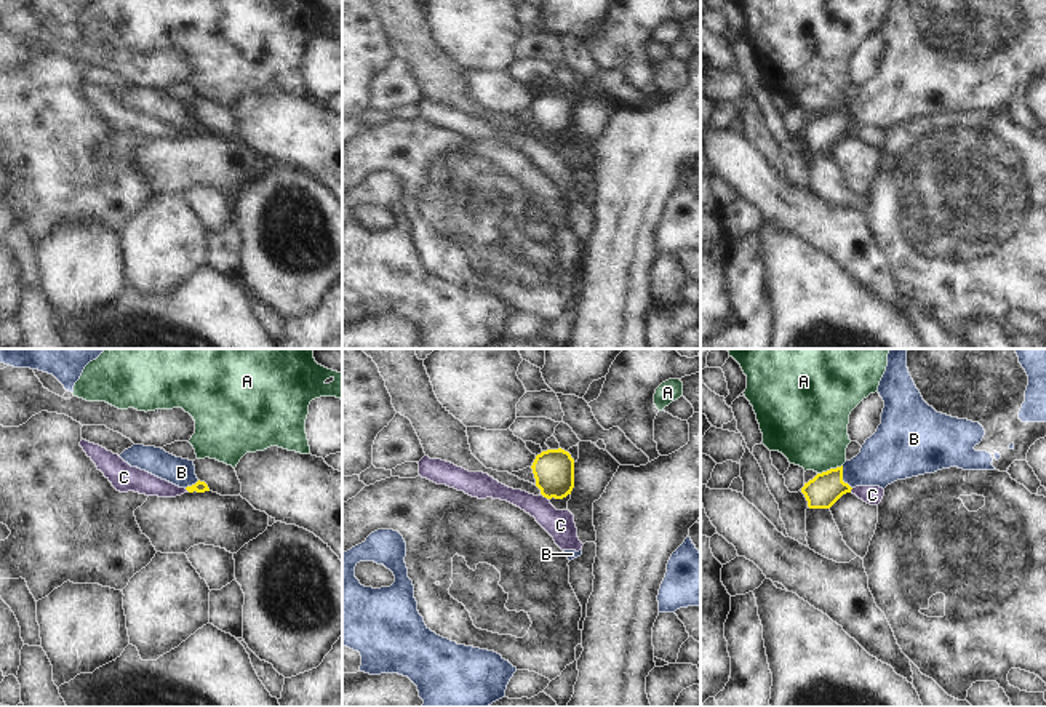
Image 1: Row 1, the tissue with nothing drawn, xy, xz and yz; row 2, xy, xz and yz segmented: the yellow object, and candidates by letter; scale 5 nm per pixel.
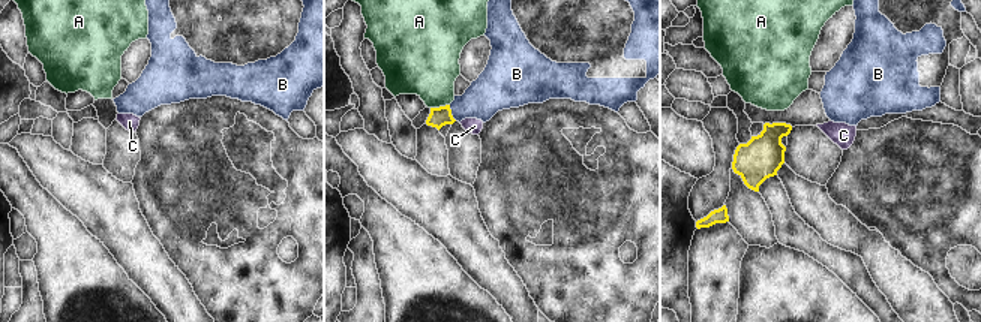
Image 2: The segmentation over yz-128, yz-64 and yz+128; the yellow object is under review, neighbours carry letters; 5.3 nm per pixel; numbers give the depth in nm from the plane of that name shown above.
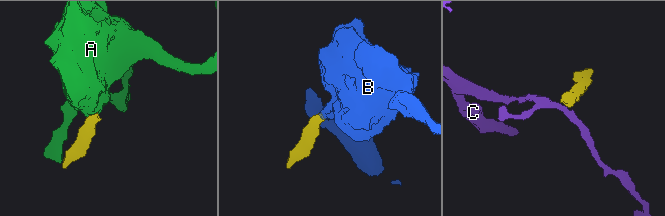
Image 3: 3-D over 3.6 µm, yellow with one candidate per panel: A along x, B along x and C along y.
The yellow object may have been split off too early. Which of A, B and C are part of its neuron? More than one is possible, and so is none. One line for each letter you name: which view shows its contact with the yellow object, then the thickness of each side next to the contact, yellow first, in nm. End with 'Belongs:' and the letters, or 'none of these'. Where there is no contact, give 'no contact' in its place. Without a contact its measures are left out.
B: contact in yz; calibres 170 and 260 nm
Belongs: B

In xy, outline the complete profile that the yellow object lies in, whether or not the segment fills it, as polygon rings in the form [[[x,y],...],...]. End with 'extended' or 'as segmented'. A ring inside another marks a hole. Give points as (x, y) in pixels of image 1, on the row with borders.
[[[133,445],[120,457],[131,467],[146,470],[179,488],[186,488],[189,493],[210,491],[208,485],[197,478],[194,461],[176,457],[162,448]]]; extended

